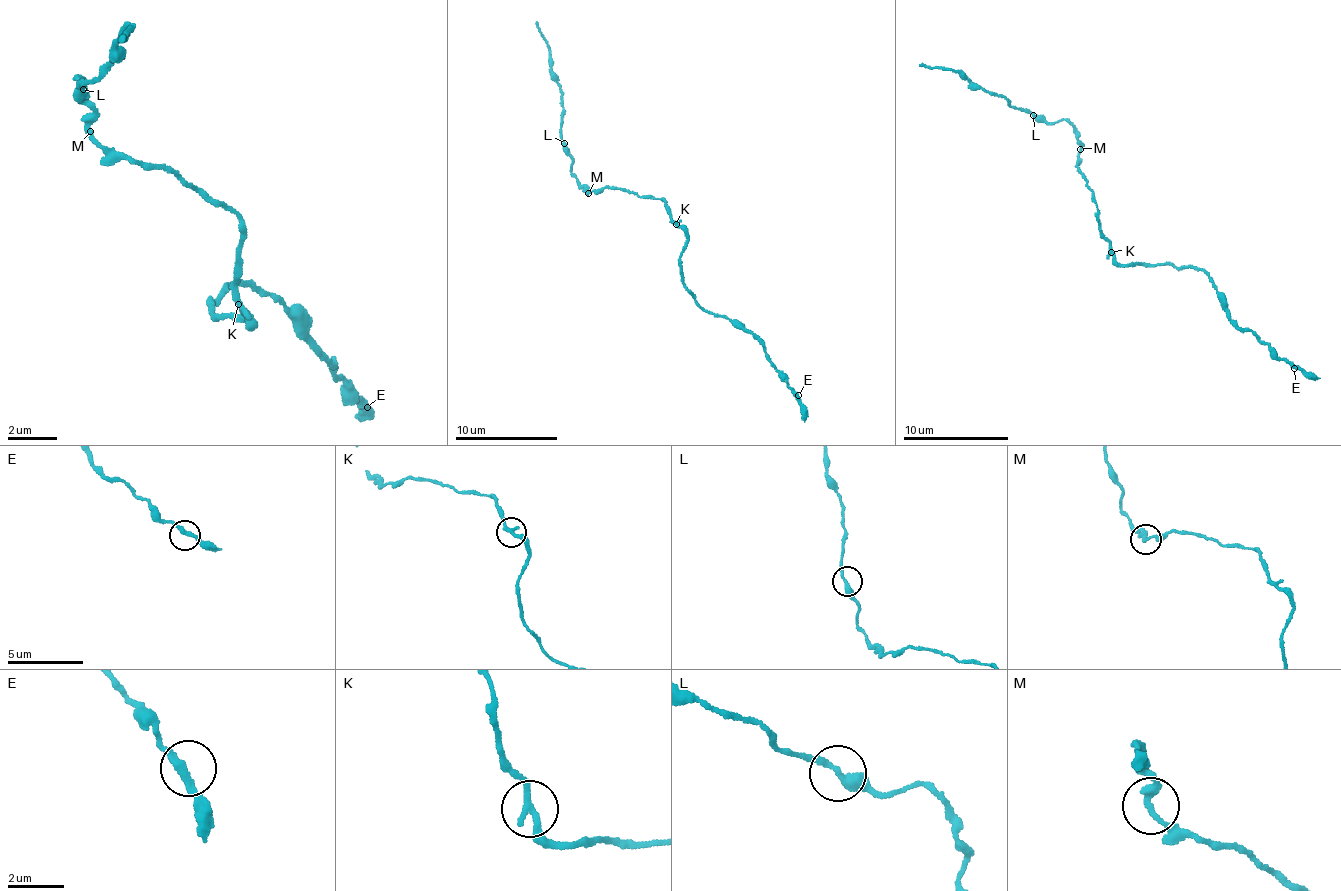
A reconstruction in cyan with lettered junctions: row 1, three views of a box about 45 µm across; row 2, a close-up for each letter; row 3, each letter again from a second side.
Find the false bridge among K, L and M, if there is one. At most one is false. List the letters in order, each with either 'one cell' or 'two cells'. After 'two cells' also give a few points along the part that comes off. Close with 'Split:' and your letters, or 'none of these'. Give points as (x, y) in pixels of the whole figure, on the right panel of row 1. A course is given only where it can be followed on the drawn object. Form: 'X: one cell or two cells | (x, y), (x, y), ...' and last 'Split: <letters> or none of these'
K: two cells | (1111, 251), (1121, 265), (1202, 268), (1240, 328), (1256, 336), (1282, 359), (1320, 377)
L: one cell
M: one cell
Split: K

